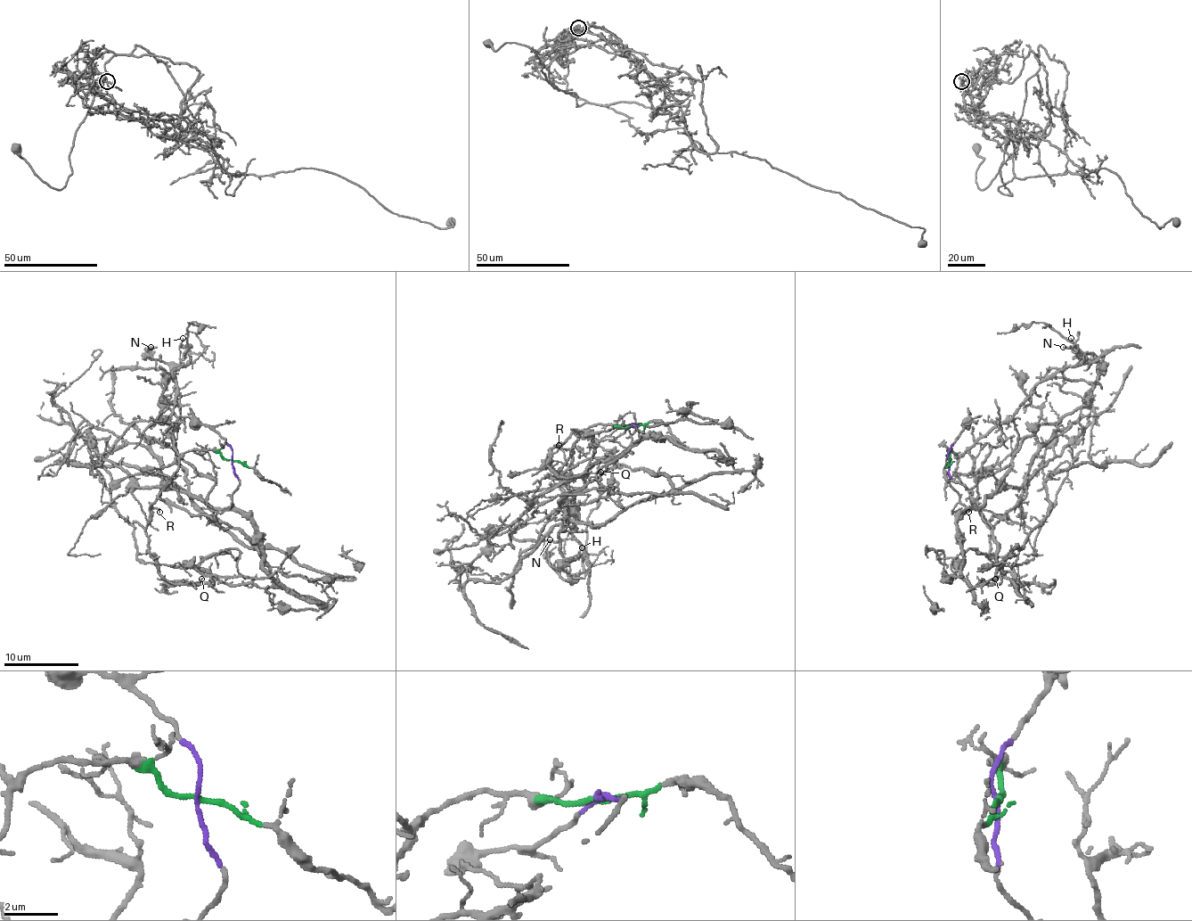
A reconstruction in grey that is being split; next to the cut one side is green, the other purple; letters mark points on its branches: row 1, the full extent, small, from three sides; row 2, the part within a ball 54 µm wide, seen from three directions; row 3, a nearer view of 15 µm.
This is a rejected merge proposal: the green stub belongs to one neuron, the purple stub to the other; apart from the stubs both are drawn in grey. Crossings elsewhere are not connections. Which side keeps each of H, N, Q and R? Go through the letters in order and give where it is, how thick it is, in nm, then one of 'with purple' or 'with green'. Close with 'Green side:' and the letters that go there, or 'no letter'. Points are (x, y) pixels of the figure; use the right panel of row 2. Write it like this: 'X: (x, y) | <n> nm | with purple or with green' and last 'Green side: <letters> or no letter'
H: (1071, 338) | 70 nm | with green
N: (1063, 347) | 170 nm | with purple
Q: (995, 579) | 110 nm | with green
R: (968, 512) | 100 nm | with green
Green side: H, Q, R

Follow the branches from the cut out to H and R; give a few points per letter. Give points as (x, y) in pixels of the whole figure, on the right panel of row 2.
H: (949, 460), (947, 450), (959, 454), (967, 450), (1007, 420), (1043, 381), (1077, 364), (1082, 353), (1071, 338)
R: (949, 460), (951, 454), (947, 450), (952, 452), (956, 460), (956, 477), (969, 492), (975, 507), (967, 513)

